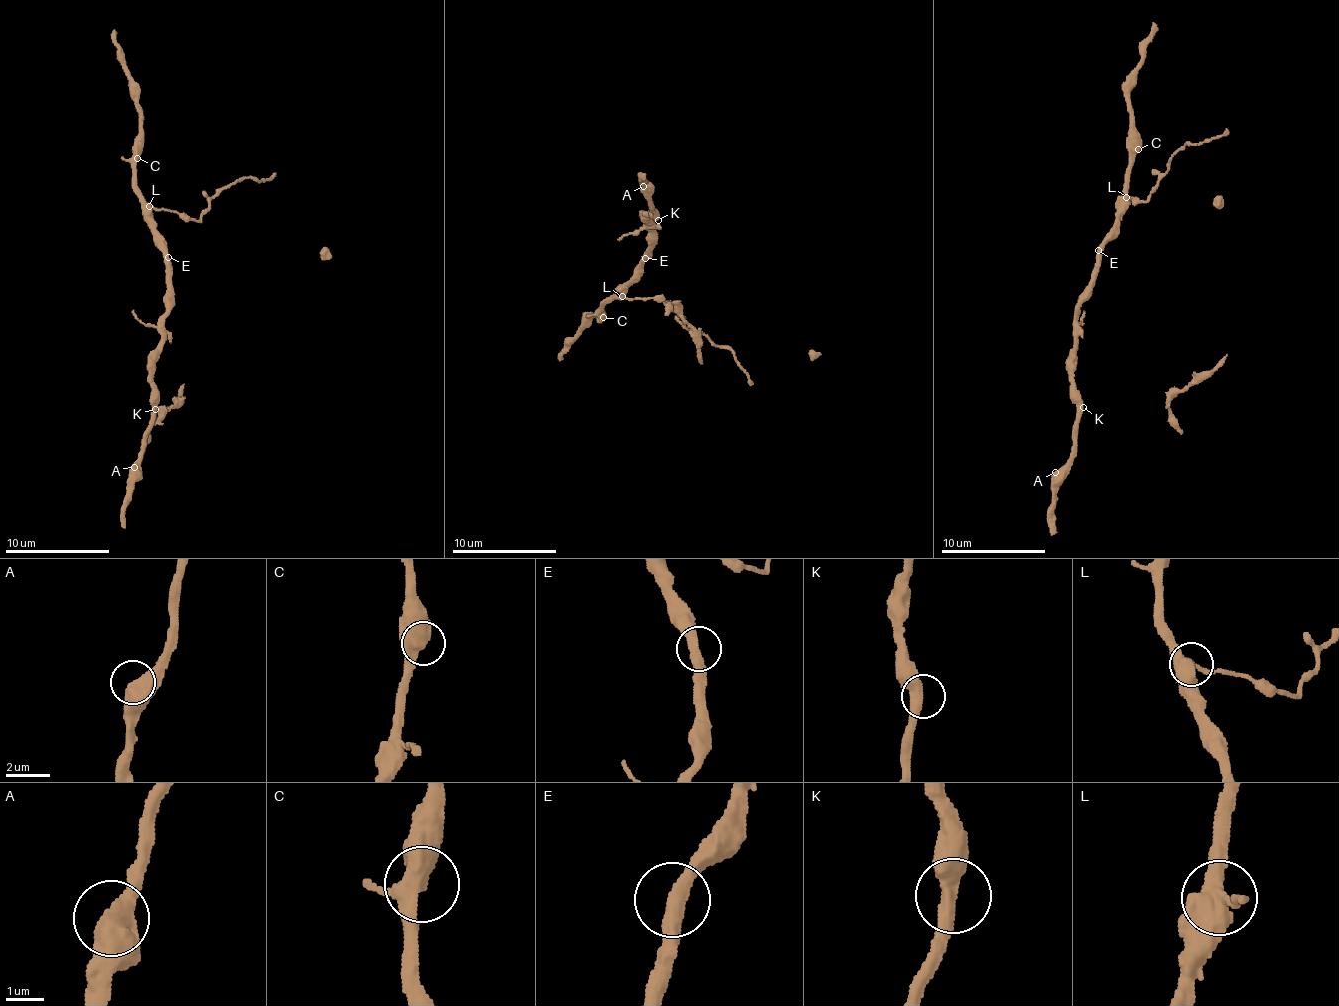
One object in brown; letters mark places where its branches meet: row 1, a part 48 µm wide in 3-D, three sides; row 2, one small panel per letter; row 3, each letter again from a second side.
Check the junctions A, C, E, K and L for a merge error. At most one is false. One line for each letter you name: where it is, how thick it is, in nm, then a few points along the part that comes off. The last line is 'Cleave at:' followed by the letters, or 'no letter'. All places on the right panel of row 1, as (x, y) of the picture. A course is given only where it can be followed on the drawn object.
L: at (1126, 197); 480 nm thick; foreign part runs (1127, 196), (1144, 202), (1180, 149), (1188, 144), (1217, 139), (1227, 127)
Cleave at: L

